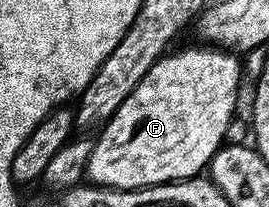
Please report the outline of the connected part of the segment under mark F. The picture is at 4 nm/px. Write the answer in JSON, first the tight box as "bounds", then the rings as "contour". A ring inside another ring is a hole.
{"bounds":[85,45,241,191],"contour":[[[212,45],[197,46],[201,47],[185,47],[182,51],[162,55],[155,65],[151,65],[143,81],[131,89],[131,97],[127,97],[100,128],[85,170],[90,184],[136,191],[142,187],[156,187],[158,183],[195,179],[208,168],[213,154],[227,139],[225,134],[229,131],[229,122],[237,107],[237,90],[241,87],[241,63],[237,60],[240,58],[228,50]]]}

